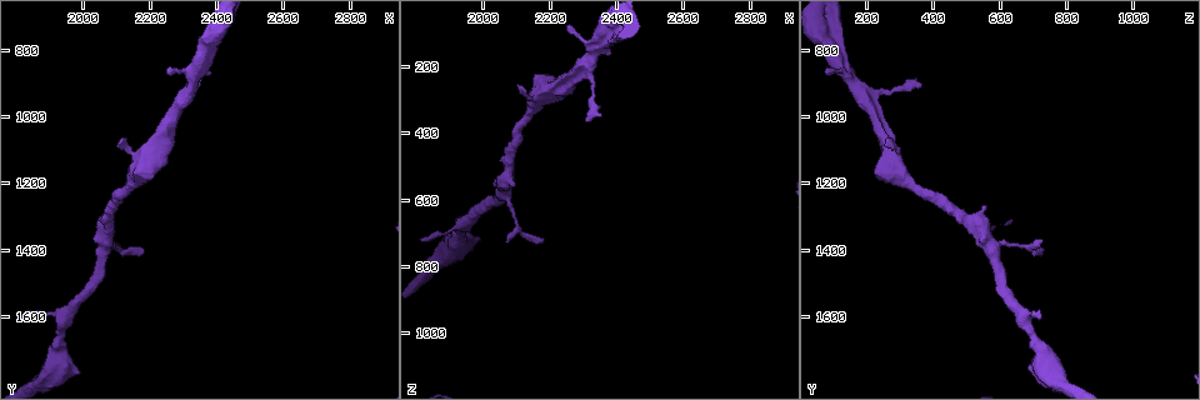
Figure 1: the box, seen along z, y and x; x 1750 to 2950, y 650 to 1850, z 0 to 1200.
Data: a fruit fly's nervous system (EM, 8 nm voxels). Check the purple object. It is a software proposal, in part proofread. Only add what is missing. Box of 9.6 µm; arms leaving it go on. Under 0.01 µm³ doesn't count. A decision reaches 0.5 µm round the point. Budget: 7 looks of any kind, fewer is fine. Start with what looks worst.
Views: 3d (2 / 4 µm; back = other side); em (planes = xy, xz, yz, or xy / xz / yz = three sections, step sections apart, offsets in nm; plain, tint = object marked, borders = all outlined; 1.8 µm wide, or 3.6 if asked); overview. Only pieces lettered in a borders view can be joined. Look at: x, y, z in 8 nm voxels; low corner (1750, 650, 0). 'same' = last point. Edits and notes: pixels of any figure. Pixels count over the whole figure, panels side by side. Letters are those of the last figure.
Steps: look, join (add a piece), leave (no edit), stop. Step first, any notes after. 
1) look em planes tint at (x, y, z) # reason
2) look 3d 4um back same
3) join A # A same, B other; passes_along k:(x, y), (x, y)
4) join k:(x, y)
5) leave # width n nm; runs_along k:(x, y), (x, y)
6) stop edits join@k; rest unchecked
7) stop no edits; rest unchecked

look 3d 2um back at (2310, 910, 360) # branch stops here

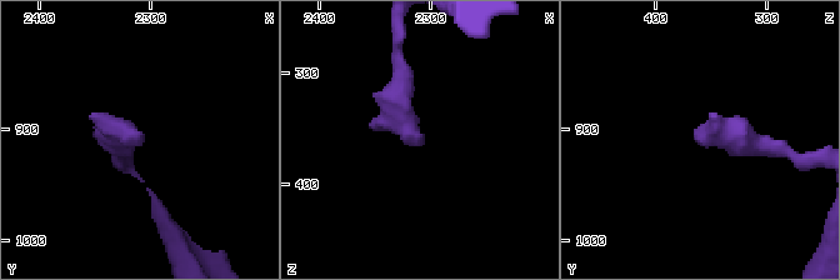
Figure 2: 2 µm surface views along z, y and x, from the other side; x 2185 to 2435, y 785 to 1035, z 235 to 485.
look em xy step 16 tint at (2310, 912, 364)

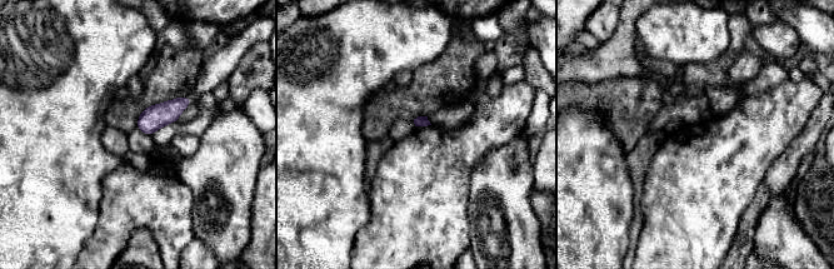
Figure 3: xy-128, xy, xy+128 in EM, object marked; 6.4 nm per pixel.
look em planes borders same # cut it another way

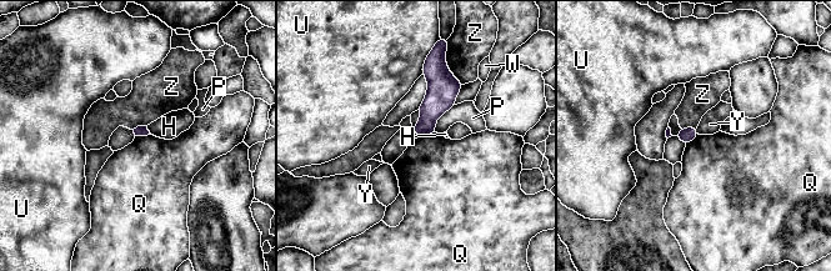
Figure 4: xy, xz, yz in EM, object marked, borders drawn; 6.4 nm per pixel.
leave # H other, P other, Q other, U other, W other, Y other, Z other; none of them fits

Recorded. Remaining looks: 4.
look 3d 2um back at (2180, 1400, 720) # an open end

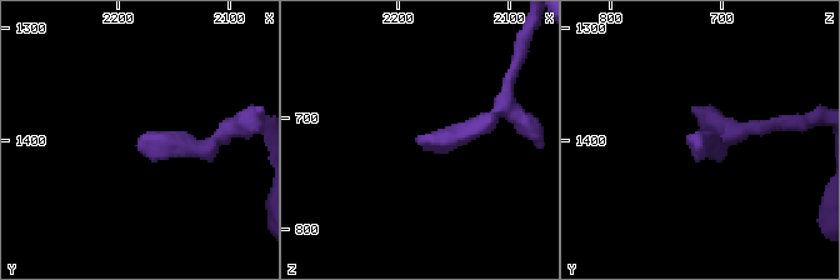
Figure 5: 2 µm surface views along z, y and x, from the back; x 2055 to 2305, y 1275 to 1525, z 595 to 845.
look em planes borders at (2178, 1412, 716) # shape alone is not enough

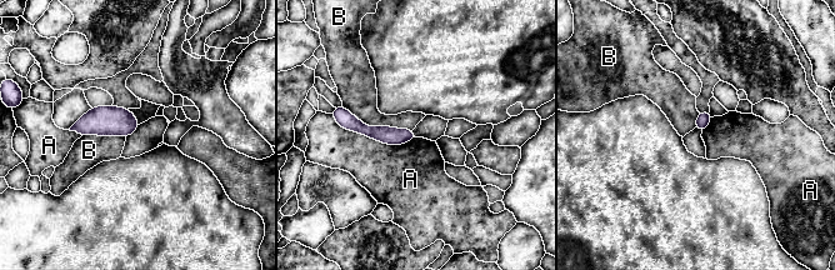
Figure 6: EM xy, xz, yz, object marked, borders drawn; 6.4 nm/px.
leave # width 80 nm; A other, B other; border 6:(343, 105), (370, 126), (411, 130); no lettered piece goes on from it

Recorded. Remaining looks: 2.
look em xz step 4 tint at (2310, 870, 140) # sudden change in width

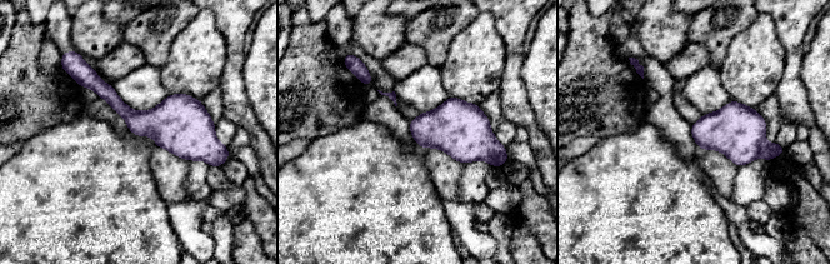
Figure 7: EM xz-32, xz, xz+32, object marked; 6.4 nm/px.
look em xz step 4 borders same # what lies round it

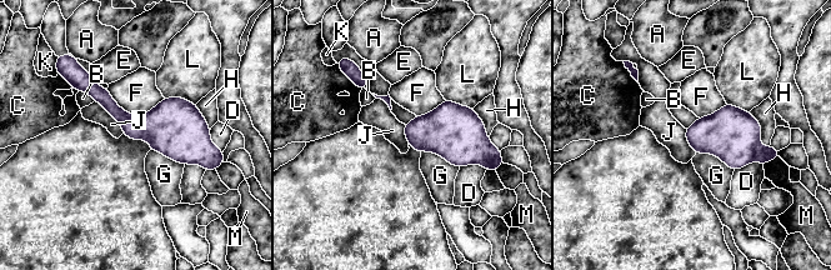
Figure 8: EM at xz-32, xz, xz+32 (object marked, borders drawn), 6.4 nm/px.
leave # width 200 nm; A other, B other, C other, D other, E other, F other, G other, H other, J other, K other, L other, M other; border 8:(164, 98), (145, 113), (130, 114); no lettered piece goes on from it

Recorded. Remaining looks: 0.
stop no edits; rest unchecked

